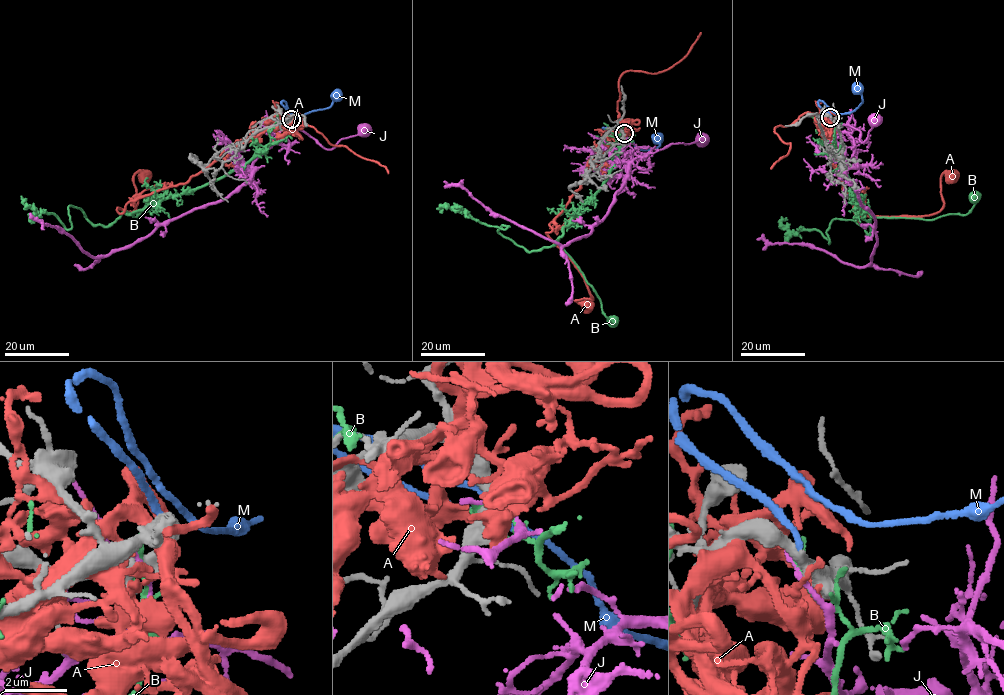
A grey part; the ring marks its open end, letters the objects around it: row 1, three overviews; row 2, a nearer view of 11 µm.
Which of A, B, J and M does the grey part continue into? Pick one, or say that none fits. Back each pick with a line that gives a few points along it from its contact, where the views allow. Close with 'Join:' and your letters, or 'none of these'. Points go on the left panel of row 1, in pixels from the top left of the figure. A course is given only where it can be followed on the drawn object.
M: it runs (291, 118), (283, 101), (295, 116), (327, 109), (336, 96)
Join: M

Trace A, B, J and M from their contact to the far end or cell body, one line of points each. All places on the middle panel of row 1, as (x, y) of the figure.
A: (624, 135), (617, 127), (597, 144), (580, 189), (546, 232), (578, 269), (592, 299), (575, 300), (594, 305)
B: (622, 135), (631, 137), (600, 187), (559, 238), (613, 321)
J: (622, 135), (626, 137), (619, 148), (630, 154), (644, 146), (659, 150), (701, 139)
M: (624, 133), (603, 128), (628, 138), (641, 149), (659, 147), (657, 137)

